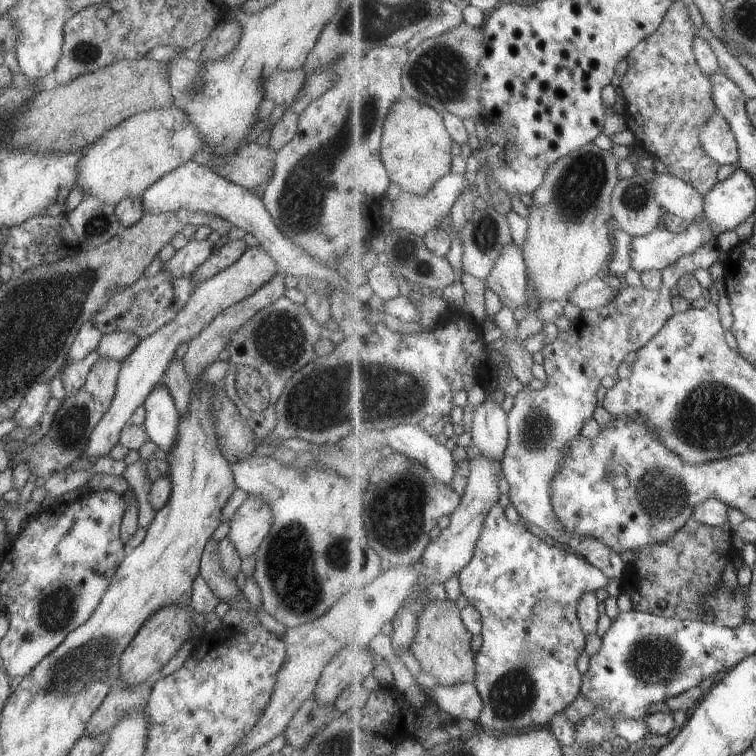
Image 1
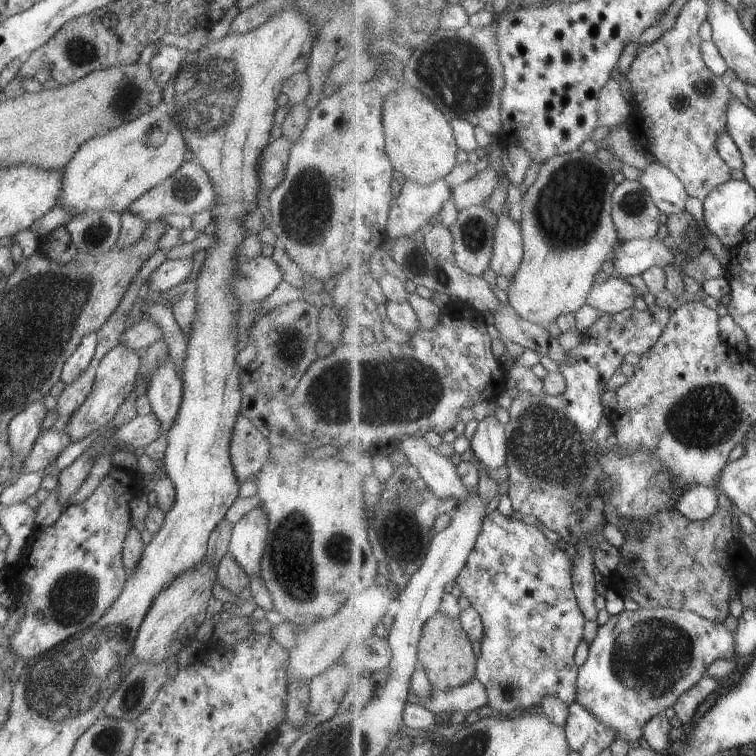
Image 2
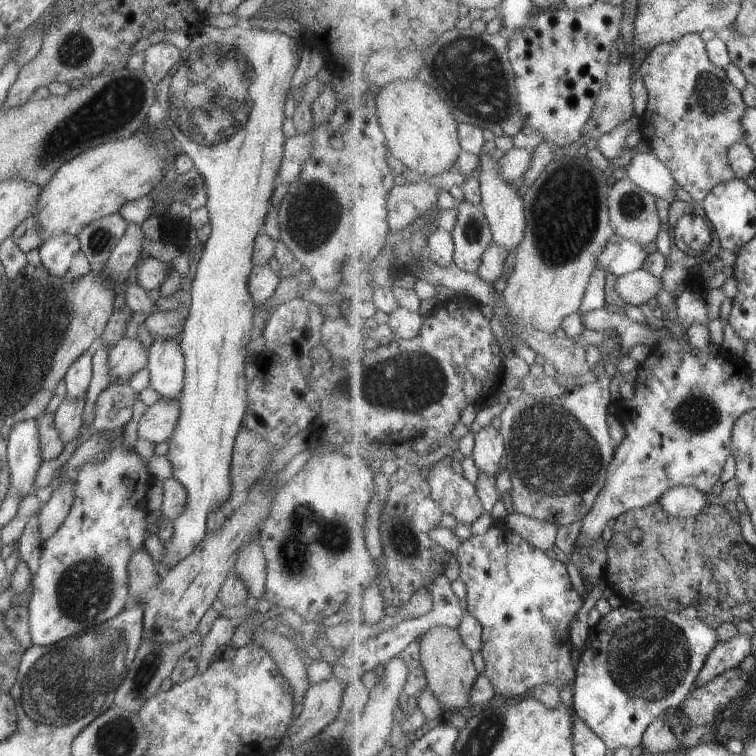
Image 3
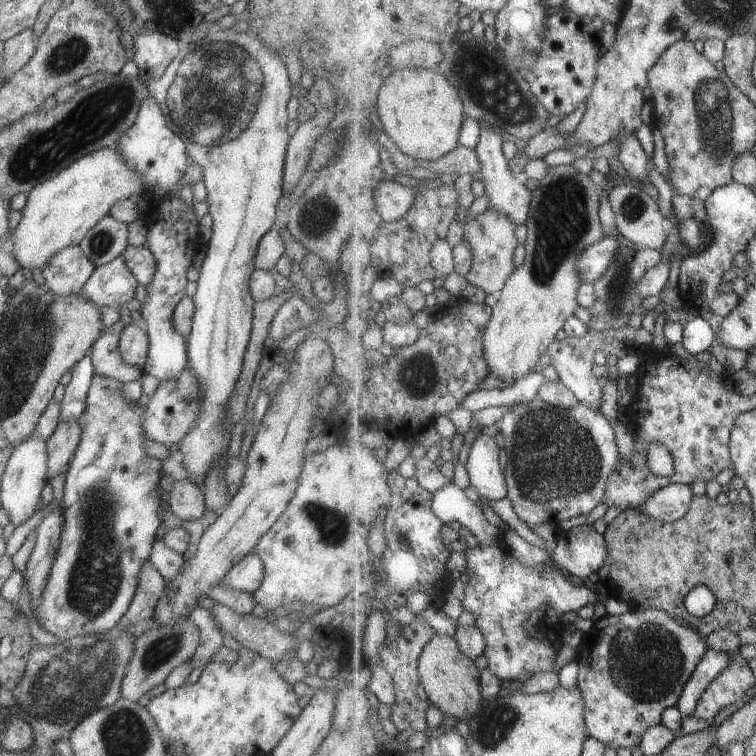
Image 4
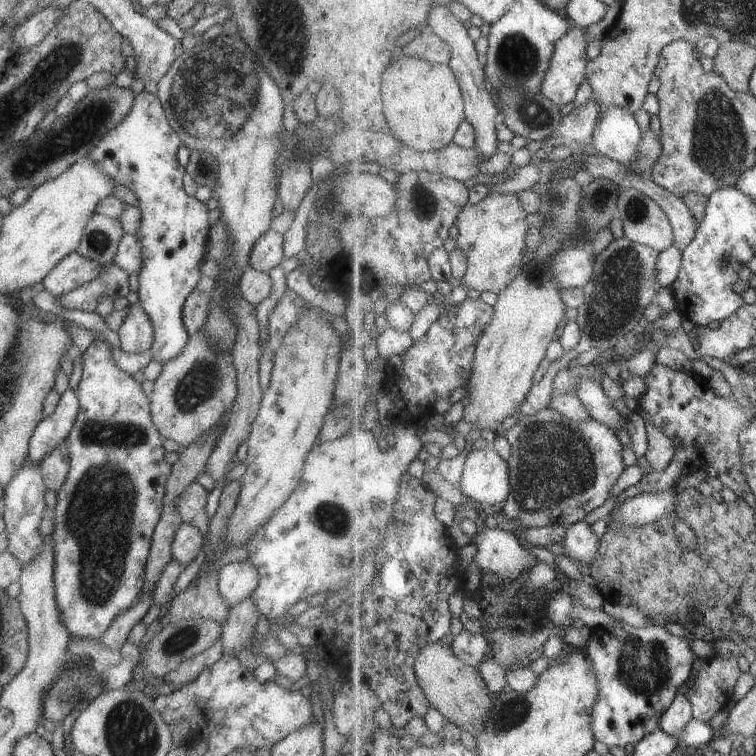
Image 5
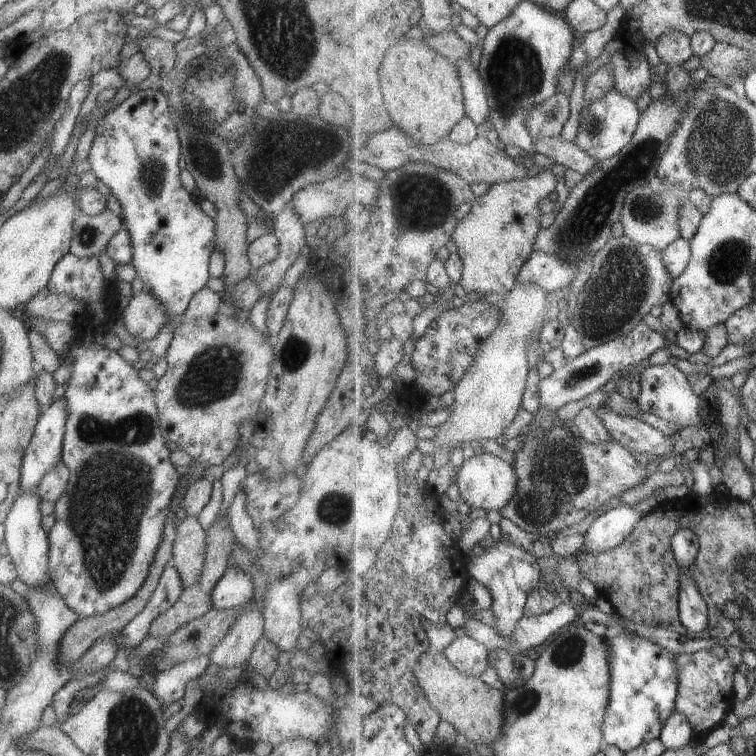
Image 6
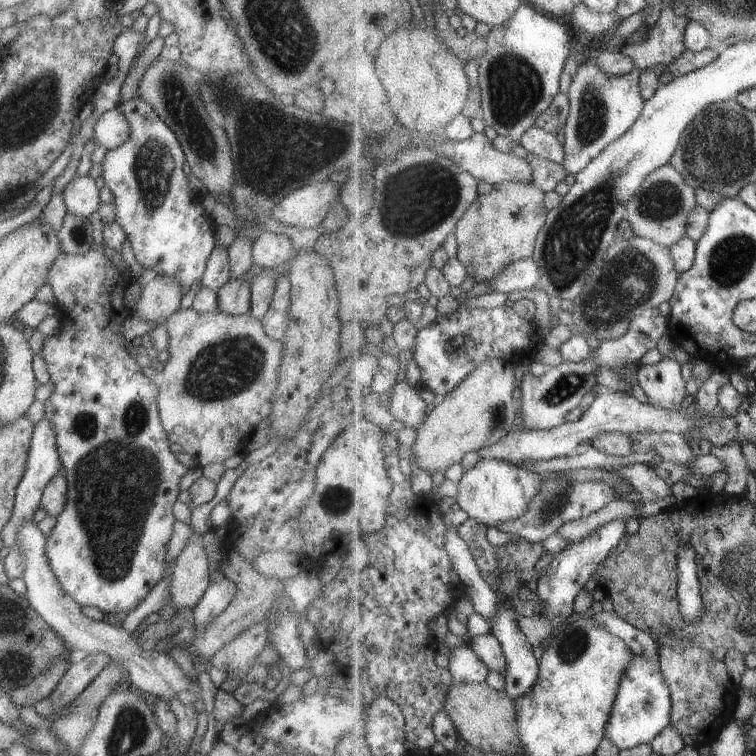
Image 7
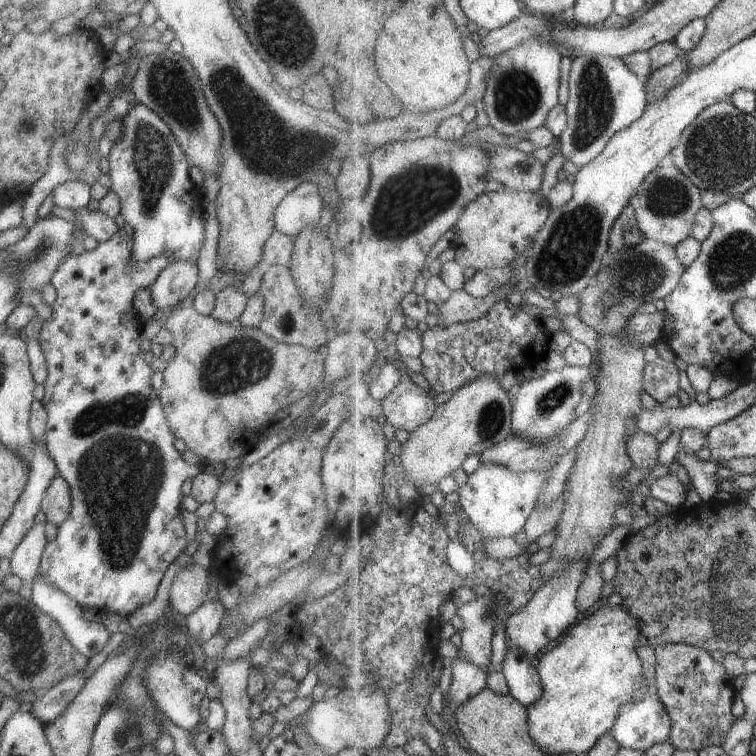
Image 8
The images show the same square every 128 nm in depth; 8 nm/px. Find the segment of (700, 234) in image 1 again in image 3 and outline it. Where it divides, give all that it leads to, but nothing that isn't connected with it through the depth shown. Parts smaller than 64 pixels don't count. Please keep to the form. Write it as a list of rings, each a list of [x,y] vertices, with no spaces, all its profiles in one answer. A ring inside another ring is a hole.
[[[617,233],[598,254],[598,269],[618,277],[643,268],[648,253],[641,243],[623,238]]]

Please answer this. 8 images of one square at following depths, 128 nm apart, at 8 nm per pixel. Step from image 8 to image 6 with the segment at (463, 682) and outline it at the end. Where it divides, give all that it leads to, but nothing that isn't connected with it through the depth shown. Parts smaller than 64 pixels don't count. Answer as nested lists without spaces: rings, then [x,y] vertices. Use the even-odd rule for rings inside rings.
[[[468,634],[456,638],[445,650],[445,658],[461,672],[480,677],[490,665],[490,650],[486,644]]]

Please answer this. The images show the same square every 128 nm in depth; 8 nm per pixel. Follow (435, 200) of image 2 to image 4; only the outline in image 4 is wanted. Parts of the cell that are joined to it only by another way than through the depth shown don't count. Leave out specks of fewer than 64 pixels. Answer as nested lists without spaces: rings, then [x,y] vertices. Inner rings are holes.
[[[387,178],[380,182],[374,197],[381,218],[385,222],[393,222],[407,214],[415,202],[416,190],[407,183],[401,185]]]

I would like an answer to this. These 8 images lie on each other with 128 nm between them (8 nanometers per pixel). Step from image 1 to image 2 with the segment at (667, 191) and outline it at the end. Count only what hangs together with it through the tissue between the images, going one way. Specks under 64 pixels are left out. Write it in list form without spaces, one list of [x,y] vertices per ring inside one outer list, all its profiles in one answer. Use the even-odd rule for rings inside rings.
[[[655,160],[640,171],[637,179],[650,190],[658,207],[665,215],[680,213],[685,210],[687,192],[683,181],[668,167]]]

